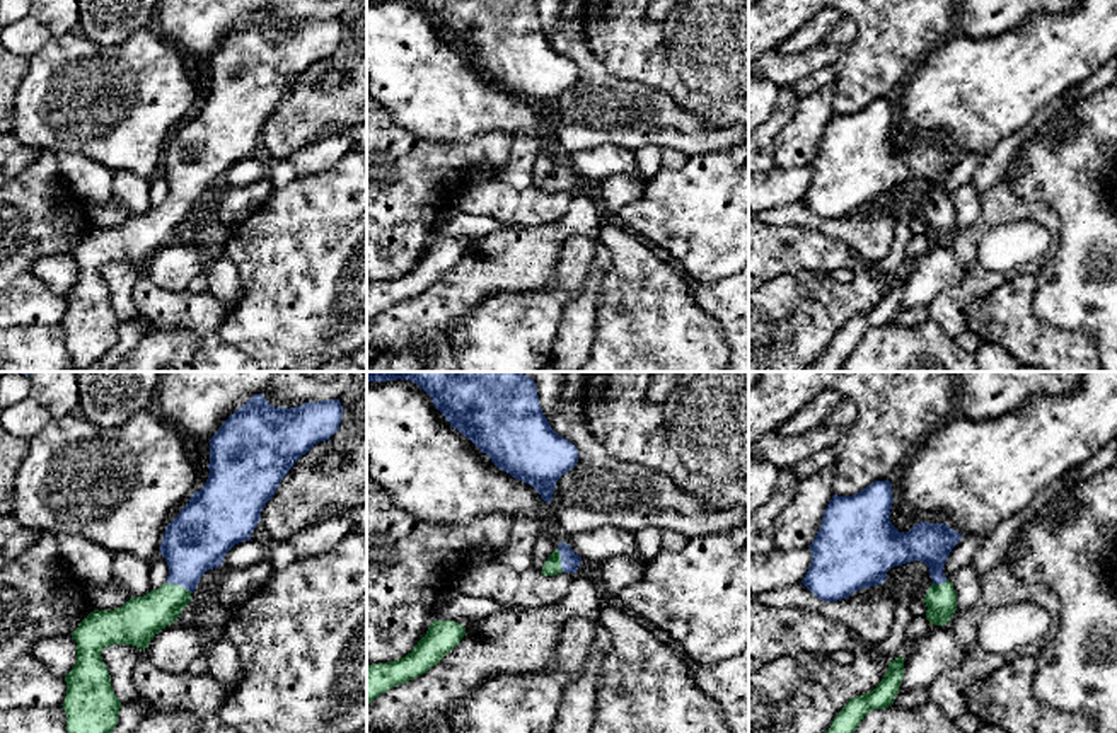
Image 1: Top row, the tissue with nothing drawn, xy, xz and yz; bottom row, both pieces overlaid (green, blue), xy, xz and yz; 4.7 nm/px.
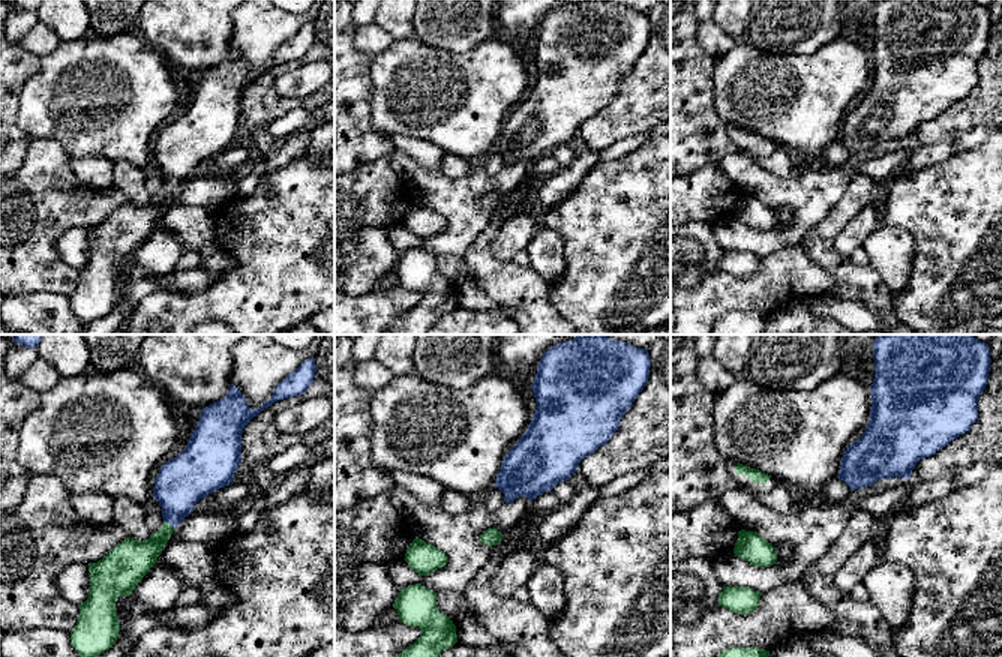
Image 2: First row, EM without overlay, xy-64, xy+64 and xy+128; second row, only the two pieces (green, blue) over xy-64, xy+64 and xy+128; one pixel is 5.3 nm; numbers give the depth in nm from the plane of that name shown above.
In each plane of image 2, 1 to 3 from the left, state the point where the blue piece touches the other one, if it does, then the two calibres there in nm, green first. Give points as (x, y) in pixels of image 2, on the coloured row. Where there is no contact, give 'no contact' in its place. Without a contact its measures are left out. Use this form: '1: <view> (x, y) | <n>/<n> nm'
1: xy-64 (168, 524) | 190/280 nm
2: no contact
3: no contact

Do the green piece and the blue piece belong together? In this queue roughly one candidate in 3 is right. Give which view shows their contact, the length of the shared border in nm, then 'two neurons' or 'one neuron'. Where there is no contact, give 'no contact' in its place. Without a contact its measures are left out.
contact in xy; length 140 nm; one neuron

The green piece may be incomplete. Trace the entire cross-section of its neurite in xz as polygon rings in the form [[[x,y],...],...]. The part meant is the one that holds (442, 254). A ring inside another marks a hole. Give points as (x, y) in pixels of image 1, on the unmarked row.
[[[433,239],[426,252],[404,276],[368,283],[367,322],[389,307],[426,291],[460,261],[464,252],[466,245],[455,239]]]

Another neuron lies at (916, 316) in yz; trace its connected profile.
[[[914,307],[902,312],[897,312],[892,324],[911,327],[921,326],[929,320],[926,307]]]

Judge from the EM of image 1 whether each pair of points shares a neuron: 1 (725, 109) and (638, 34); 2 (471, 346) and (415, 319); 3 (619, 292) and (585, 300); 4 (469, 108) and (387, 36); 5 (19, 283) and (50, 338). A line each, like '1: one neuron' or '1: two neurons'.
1: one neuron
2: two neurons
3: two neurons
4: one neuron
5: two neurons

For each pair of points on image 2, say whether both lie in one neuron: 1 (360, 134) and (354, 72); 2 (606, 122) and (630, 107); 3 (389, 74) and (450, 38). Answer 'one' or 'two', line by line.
1: one
2: one
3: two

